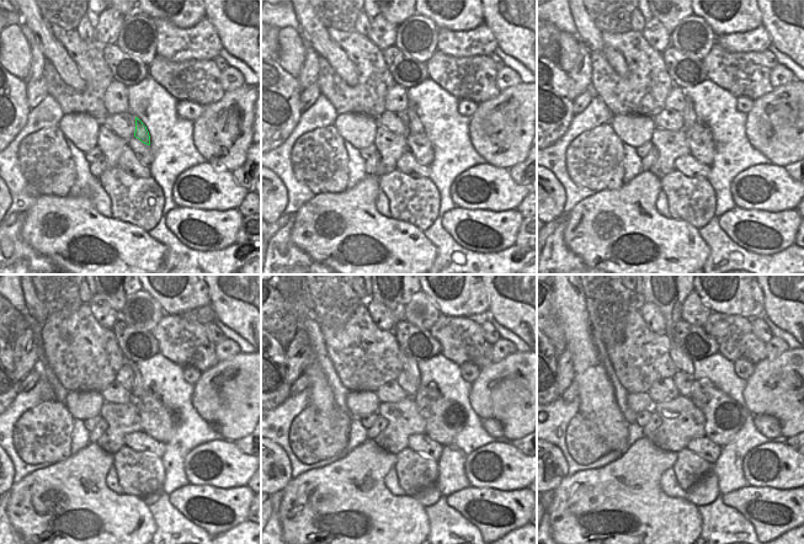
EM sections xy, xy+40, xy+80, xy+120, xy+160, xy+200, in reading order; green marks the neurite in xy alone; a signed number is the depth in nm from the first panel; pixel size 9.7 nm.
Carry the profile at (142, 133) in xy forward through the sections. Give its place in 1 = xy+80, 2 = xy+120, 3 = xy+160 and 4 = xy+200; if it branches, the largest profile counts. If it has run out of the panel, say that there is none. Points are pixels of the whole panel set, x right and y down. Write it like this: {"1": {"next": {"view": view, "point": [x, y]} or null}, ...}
{"1": {"next": {"view": "xy+80", "point": [690, 118]}}, "2": {"next": {"view": "xy+120", "point": [137, 385]}}, "3": {"next": {"view": "xy+160", "point": [410, 366]}}, "4": {"next": {"view": "xy+200", "point": [669, 299]}}}

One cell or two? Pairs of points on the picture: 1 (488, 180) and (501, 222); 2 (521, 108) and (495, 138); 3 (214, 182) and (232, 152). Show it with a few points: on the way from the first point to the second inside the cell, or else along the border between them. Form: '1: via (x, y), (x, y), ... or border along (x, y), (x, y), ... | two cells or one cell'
1: border along (469, 208), (515, 209) | two cells
2: via (514, 116), (501, 131) | one cell
3: border along (206, 160), (232, 172) | two cells

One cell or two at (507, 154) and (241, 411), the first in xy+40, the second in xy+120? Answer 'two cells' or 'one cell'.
one cell

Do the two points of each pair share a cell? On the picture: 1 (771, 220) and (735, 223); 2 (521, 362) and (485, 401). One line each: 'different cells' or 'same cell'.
1: same cell
2: same cell

